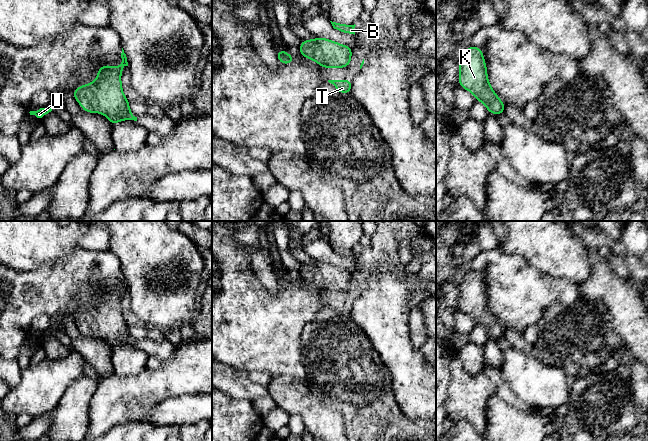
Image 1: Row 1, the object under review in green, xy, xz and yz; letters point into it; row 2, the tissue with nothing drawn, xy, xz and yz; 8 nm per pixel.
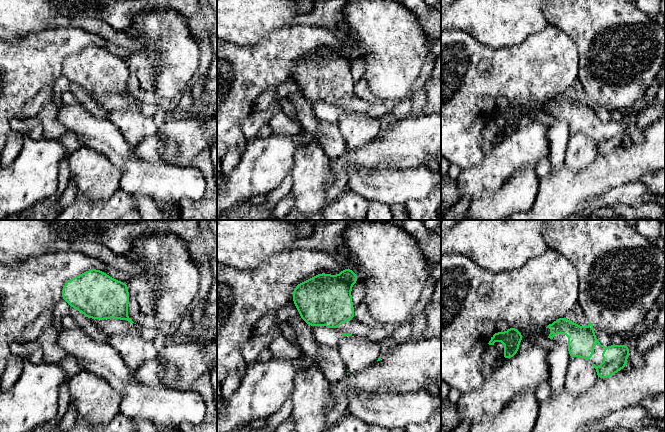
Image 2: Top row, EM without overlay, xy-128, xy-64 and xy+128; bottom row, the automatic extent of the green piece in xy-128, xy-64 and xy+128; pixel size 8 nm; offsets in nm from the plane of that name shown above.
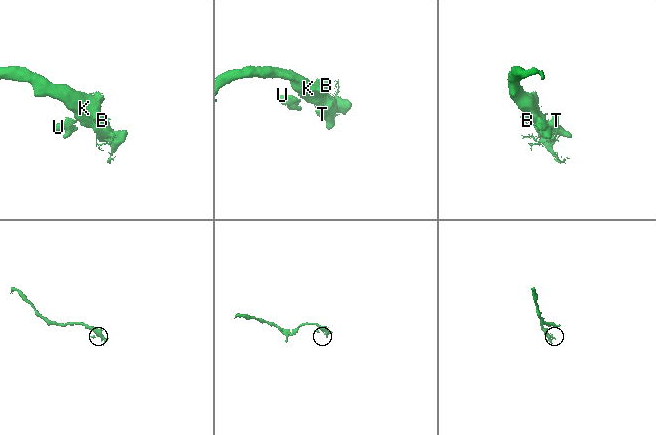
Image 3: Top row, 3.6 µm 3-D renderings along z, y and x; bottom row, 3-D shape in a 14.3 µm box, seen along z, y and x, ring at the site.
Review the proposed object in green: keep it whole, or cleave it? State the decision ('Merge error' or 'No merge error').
No merge error

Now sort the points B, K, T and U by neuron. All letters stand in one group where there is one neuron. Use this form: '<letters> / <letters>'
B K T U

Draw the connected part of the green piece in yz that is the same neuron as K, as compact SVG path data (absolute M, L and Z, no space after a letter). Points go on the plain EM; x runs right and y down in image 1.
M470 270L457 285L459 288L459 309L470 315L476 324L482 326L489 337L504 337L505 329L492 313L483 276L480 272Z

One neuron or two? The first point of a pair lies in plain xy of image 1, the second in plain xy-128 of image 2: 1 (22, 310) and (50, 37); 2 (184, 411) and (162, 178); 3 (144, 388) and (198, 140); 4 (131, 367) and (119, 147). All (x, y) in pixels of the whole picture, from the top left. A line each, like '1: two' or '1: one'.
1: one
2: one
3: one
4: two

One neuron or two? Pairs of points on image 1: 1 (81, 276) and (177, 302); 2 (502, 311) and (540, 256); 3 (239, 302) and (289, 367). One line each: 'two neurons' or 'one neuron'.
1: two neurons
2: two neurons
3: one neuron

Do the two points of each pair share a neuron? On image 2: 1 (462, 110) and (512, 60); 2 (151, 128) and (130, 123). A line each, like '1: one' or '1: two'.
1: one
2: one

